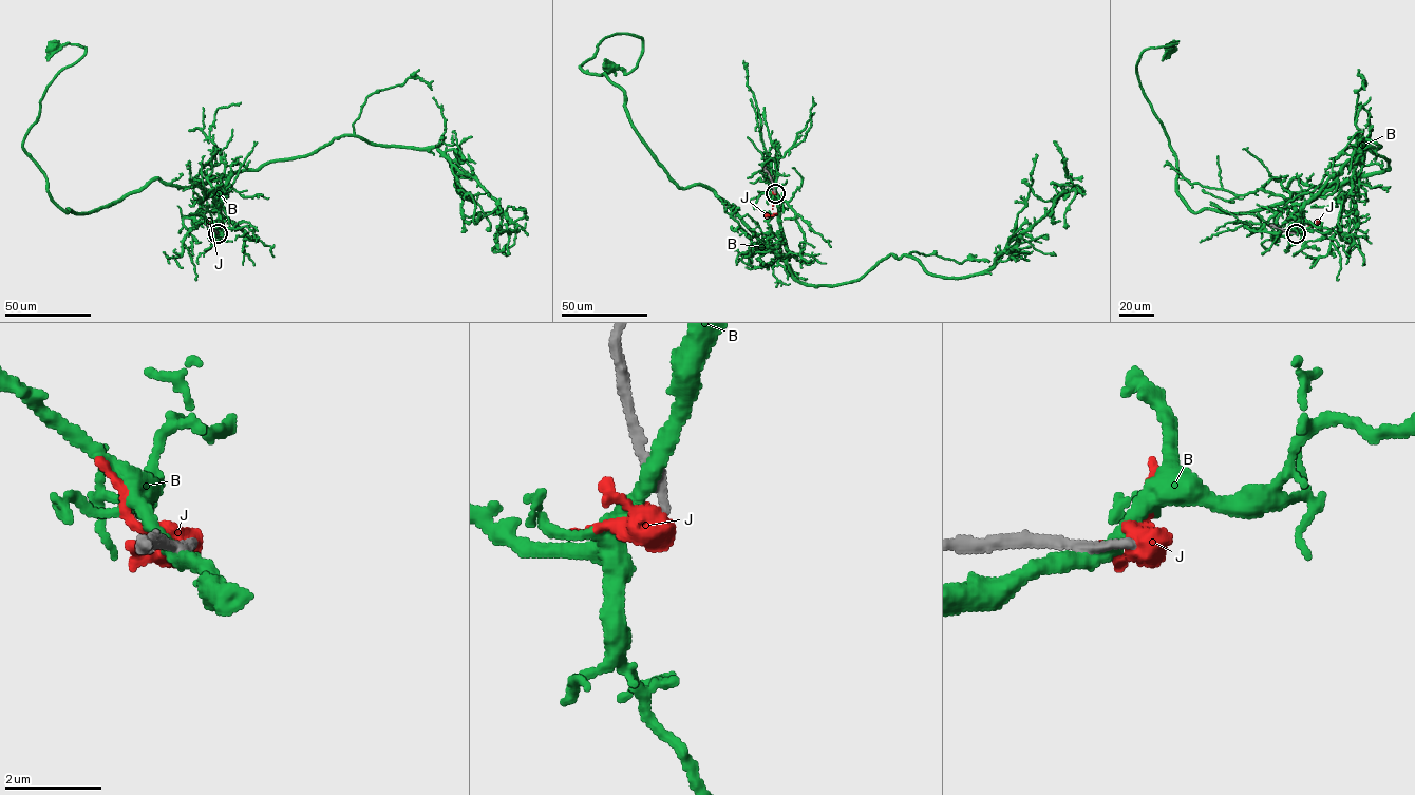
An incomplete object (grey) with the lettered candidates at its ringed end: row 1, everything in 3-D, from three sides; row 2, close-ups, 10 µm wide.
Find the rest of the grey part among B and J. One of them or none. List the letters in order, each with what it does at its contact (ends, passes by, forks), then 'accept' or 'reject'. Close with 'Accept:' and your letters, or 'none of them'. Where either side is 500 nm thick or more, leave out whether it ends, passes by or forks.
B: it passes by | reject
J: it passes by | reject
Accept: none of them

